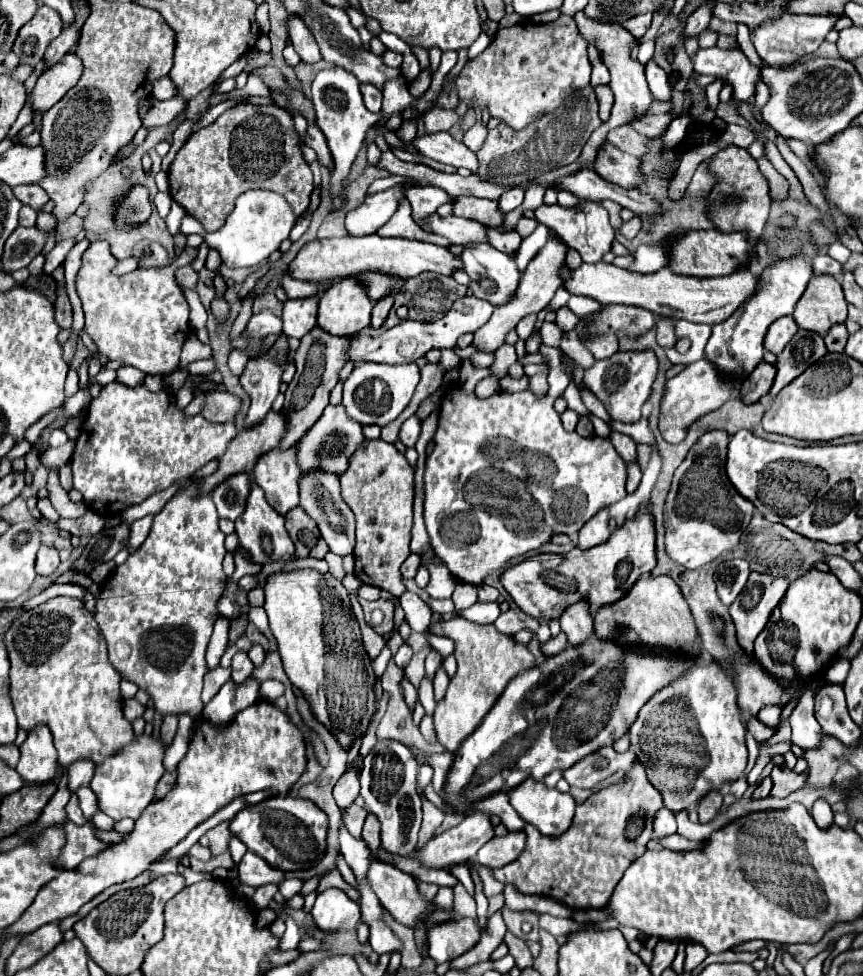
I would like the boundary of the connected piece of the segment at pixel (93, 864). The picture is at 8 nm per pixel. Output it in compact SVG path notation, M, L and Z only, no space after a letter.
M258 702L246 708L224 728L214 728L210 722L202 720L192 736L188 754L178 764L178 780L174 788L142 812L134 822L134 830L122 842L108 846L98 856L86 858L76 870L60 872L58 878L48 882L38 892L38 898L28 906L26 914L22 914L14 926L4 930L2 938L26 936L44 924L76 914L108 886L132 880L146 872L152 862L160 860L170 848L184 840L192 828L230 804L234 798L258 790L272 790L282 796L300 778L304 768L306 746L302 732L270 702Z

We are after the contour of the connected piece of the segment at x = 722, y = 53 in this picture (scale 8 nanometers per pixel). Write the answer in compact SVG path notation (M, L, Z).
M708 48L698 50L694 58L694 70L698 74L714 74L724 76L734 86L734 98L736 100L750 100L756 96L756 84L760 82L760 66L754 66L742 50L720 50L720 48Z

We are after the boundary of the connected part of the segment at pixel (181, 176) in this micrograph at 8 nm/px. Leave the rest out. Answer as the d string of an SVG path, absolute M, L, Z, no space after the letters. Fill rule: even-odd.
M240 104L230 110L226 110L214 124L198 130L192 134L186 144L178 150L170 170L168 170L168 182L170 182L170 194L172 198L186 210L186 214L194 216L202 222L206 232L214 232L222 226L230 210L234 208L234 202L240 194L244 194L250 188L266 188L282 194L288 198L292 210L296 216L304 214L304 210L310 206L310 194L314 190L312 184L312 170L308 162L302 156L300 150L302 142L298 132L294 130L292 116L276 106L276 104Z

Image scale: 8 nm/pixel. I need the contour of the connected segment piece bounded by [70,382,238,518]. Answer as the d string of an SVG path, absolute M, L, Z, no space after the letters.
M110 382L102 388L100 396L90 402L88 416L82 424L74 454L70 458L72 484L78 492L82 492L90 510L110 518L120 514L124 508L140 504L148 496L166 490L174 482L182 482L192 476L198 468L222 456L236 434L238 430L232 422L226 422L224 426L212 426L202 418L202 414L186 418L184 410L176 408L176 396L166 388L152 392L144 384L130 388L120 382Z

